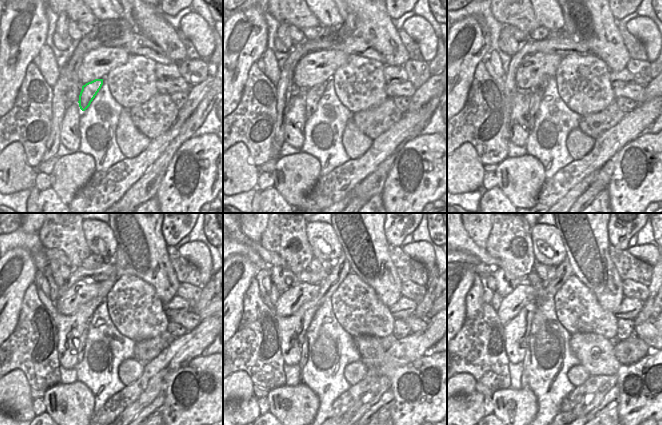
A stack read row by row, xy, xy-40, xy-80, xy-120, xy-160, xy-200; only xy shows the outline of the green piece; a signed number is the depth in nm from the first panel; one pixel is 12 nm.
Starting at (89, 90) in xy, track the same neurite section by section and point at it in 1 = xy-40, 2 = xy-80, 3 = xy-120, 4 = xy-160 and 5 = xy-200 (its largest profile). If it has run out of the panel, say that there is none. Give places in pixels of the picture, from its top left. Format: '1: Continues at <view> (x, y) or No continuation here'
1: Continues at xy-40 (312, 95)
2: Continues at xy-80 (537, 93)
3: Continues at xy-120 (83, 337)
4: Continues at xy-160 (304, 357)
5: Continues at xy-200 (526, 361)

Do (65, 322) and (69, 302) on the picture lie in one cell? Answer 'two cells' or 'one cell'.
two cells

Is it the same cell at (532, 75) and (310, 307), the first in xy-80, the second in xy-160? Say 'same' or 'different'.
different

